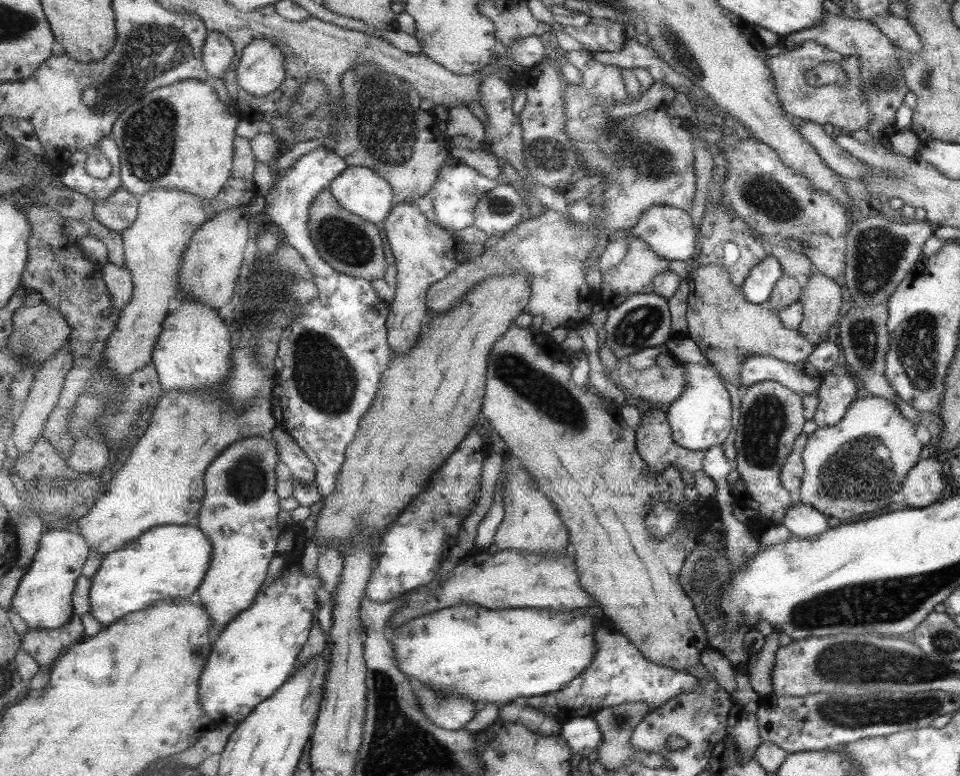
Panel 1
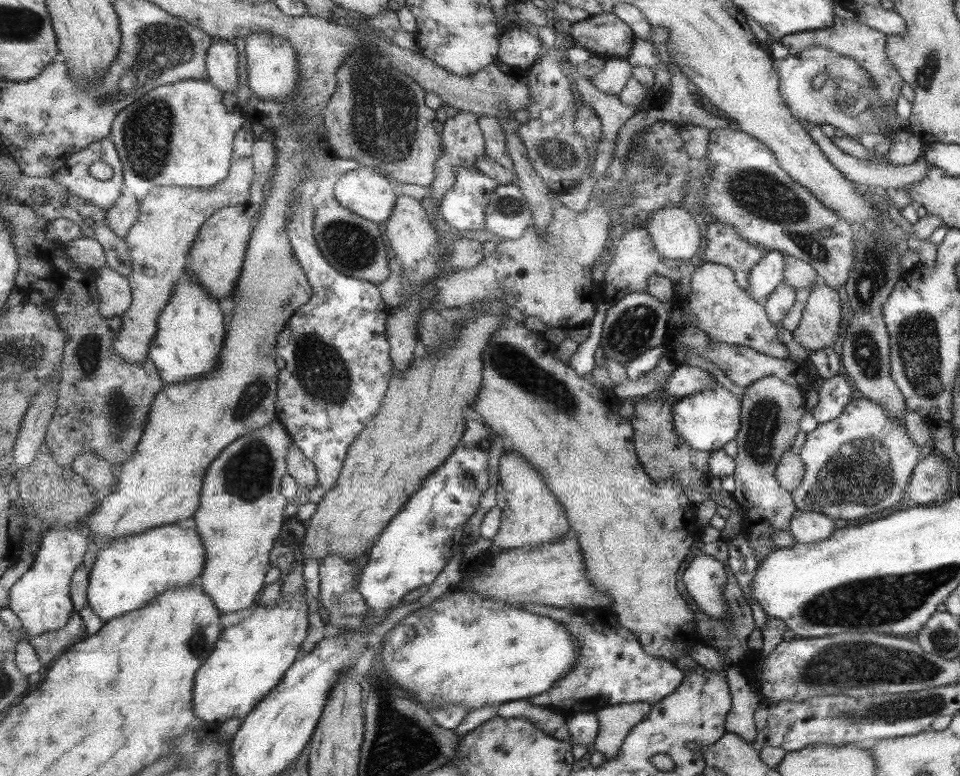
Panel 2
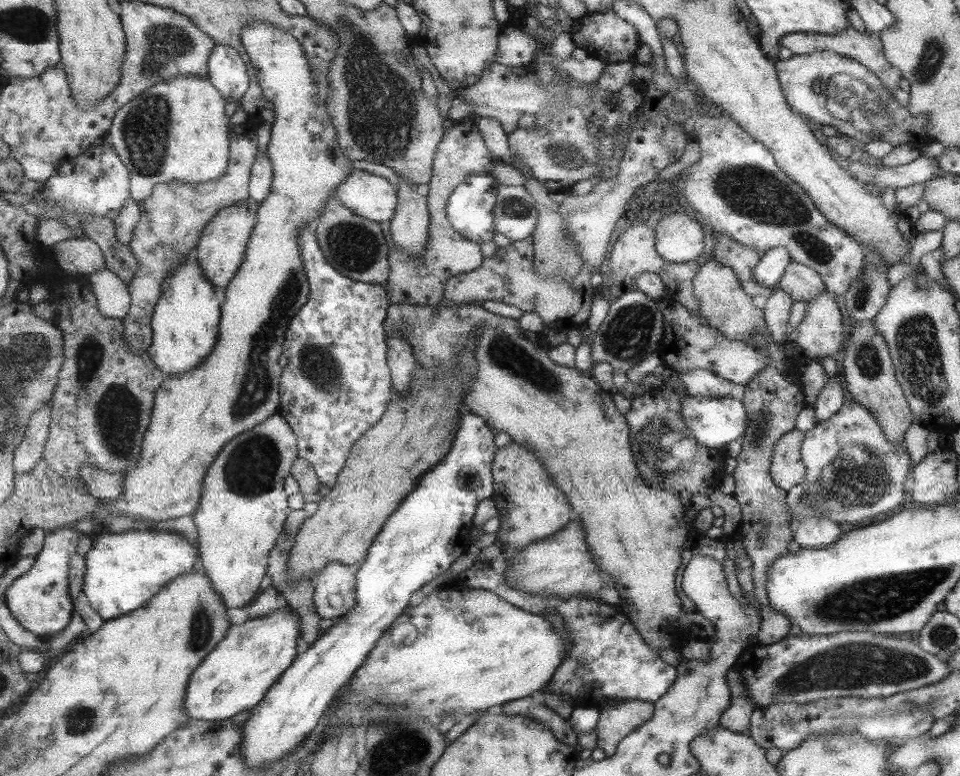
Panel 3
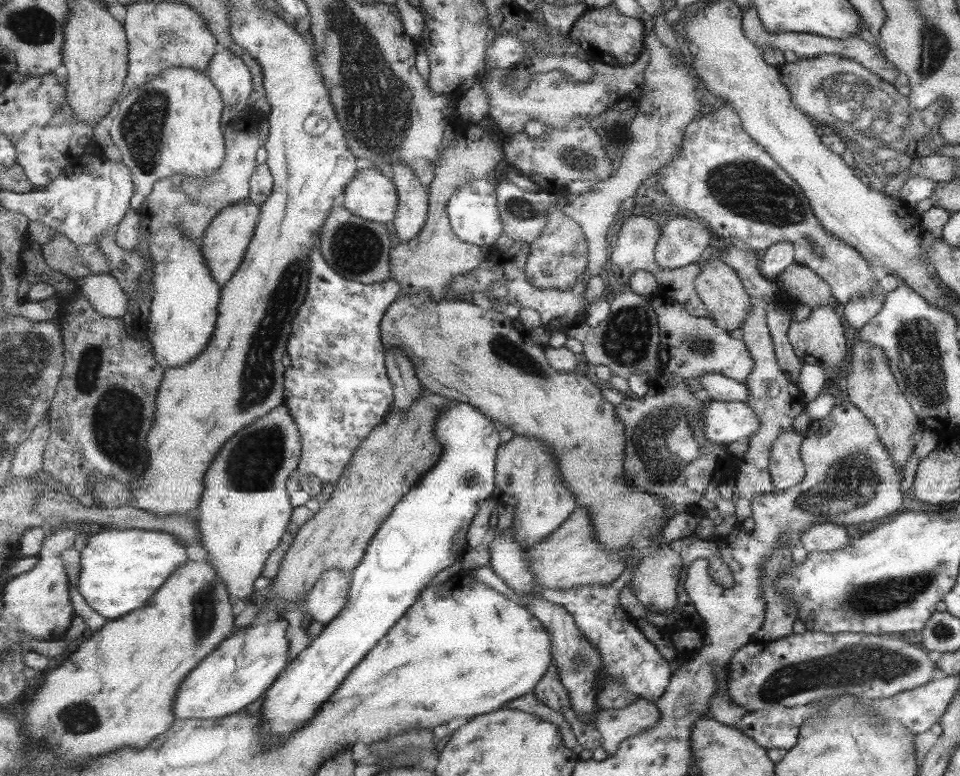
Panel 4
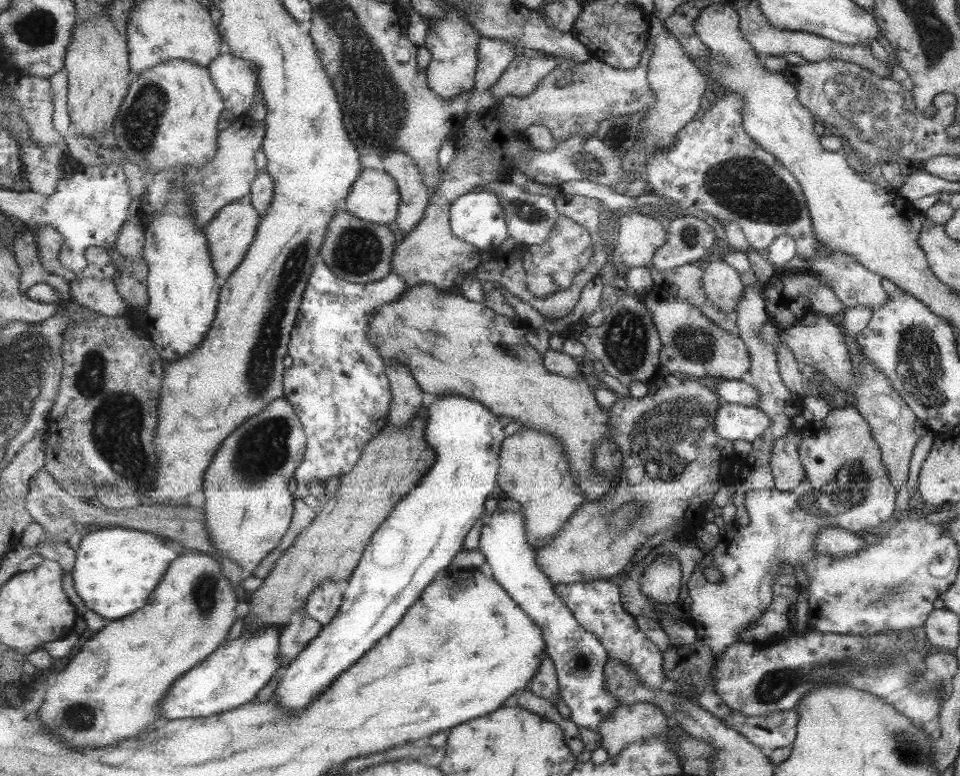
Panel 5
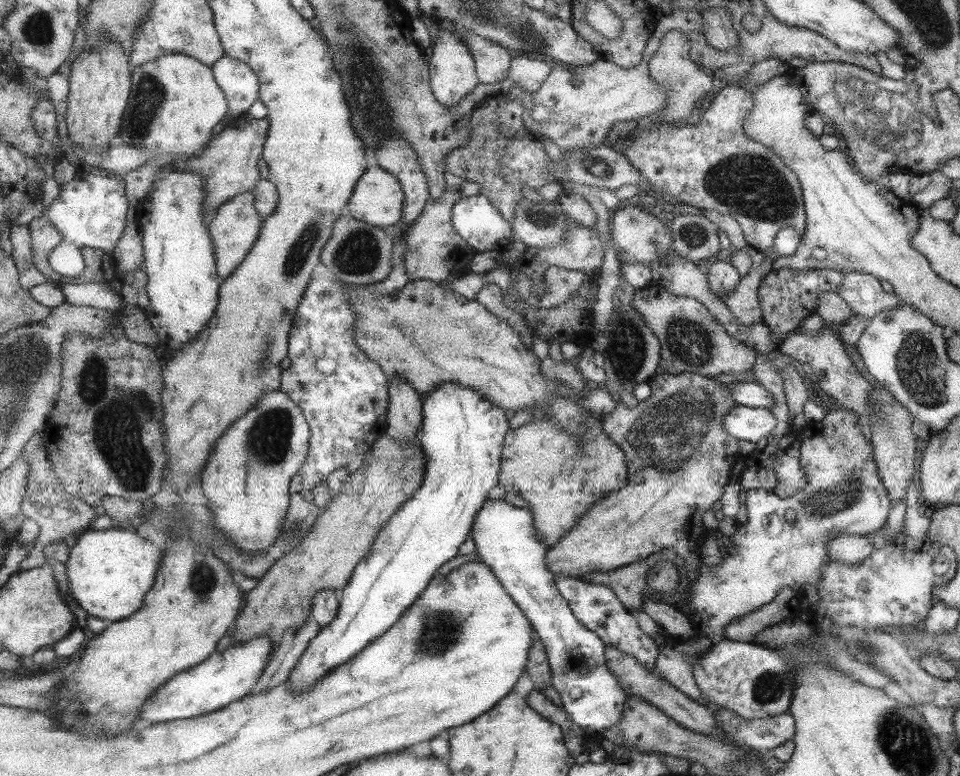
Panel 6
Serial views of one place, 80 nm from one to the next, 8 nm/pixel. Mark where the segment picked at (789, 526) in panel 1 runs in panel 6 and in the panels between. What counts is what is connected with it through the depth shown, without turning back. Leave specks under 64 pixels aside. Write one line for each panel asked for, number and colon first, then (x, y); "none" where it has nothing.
2: (805, 527)
3: (815, 533)
4: (826, 537)
5: (834, 542)
6: (847, 549)

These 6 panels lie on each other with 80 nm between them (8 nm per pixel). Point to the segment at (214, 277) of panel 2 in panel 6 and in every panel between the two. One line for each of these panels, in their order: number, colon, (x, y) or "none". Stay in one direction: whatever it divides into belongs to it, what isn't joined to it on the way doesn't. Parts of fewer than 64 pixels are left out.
3: (221, 251)
4: (226, 242)
5: (232, 232)
6: (236, 227)

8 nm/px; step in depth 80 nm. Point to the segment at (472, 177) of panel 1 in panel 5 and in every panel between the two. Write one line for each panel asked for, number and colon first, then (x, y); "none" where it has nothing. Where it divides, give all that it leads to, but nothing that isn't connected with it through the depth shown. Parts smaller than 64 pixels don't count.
2: (464, 208)
3: (470, 209)
4: (474, 212)
5: (478, 217)

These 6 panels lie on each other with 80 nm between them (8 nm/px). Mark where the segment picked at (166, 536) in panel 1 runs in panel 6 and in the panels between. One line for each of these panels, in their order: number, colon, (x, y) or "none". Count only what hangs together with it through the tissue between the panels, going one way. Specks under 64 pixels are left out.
2: (128, 573)
3: (125, 570)
4: (121, 569)
5: (117, 569)
6: (109, 572)

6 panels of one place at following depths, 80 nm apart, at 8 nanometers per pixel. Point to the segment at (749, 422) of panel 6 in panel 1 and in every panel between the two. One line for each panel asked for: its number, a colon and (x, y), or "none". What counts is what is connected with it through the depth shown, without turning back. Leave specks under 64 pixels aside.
1: (700, 418)
2: (706, 420)
3: (713, 422)
4: (724, 422)
5: (732, 422)

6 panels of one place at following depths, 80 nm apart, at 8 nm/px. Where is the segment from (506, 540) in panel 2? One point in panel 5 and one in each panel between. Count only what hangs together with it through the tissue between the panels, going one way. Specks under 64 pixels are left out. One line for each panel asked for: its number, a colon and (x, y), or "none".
3: (534, 507)
4: (529, 477)
5: (535, 469)

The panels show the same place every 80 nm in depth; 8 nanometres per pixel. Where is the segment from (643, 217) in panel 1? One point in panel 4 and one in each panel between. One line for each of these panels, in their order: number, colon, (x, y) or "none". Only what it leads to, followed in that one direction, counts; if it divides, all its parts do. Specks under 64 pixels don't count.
2: (675, 236)
3: (677, 239)
4: (681, 241)

